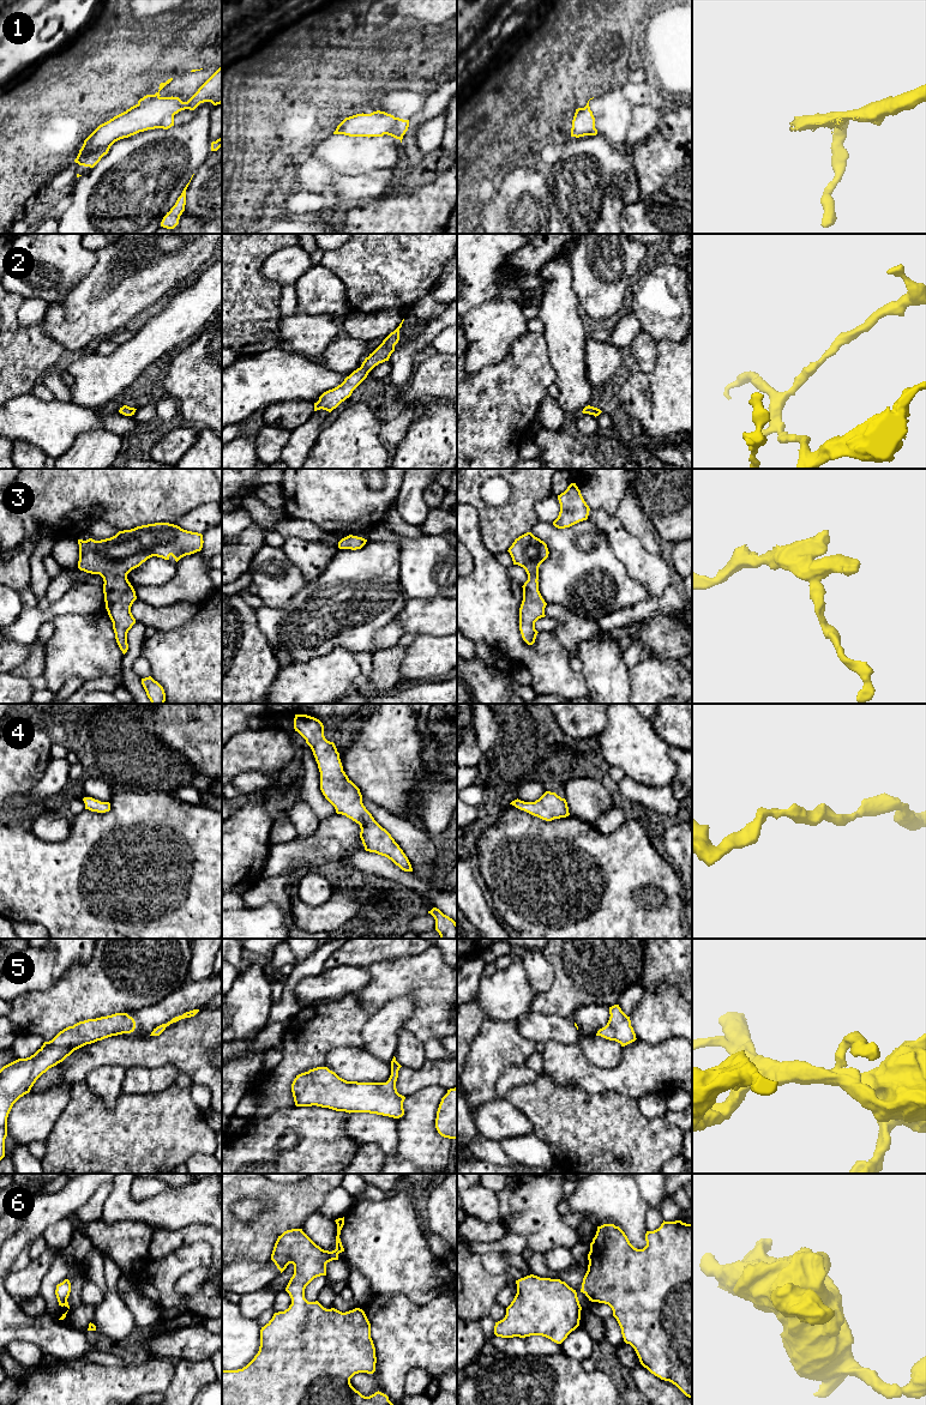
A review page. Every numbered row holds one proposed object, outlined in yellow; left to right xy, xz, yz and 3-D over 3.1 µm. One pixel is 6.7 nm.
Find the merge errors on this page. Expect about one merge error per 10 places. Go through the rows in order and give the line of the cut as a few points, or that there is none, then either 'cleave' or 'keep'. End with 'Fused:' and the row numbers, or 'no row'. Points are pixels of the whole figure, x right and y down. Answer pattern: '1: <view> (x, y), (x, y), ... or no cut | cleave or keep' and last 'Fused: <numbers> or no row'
1: no cut | keep
2: no cut | keep
3: no cut | keep
4: no cut | keep
5: no cut | keep
6: no cut | keep
Fused: no row

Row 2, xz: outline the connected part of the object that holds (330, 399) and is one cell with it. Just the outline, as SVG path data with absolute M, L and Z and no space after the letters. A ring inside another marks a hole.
M404 319L399 326L391 332L383 343L365 358L361 367L354 370L344 381L337 387L324 392L317 403L314 403L314 411L326 410L331 412L342 402L349 398L353 391L367 378L368 373L379 363L389 361L391 354L395 351L395 345L399 340L399 328L402 327Z

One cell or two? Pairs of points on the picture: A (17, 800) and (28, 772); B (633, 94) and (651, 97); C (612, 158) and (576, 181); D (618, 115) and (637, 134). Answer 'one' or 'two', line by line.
A: two
B: one
C: one
D: two

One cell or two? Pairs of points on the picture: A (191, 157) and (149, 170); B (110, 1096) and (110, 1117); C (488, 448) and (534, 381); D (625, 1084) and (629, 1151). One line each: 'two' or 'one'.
A: one
B: two
C: one
D: two

